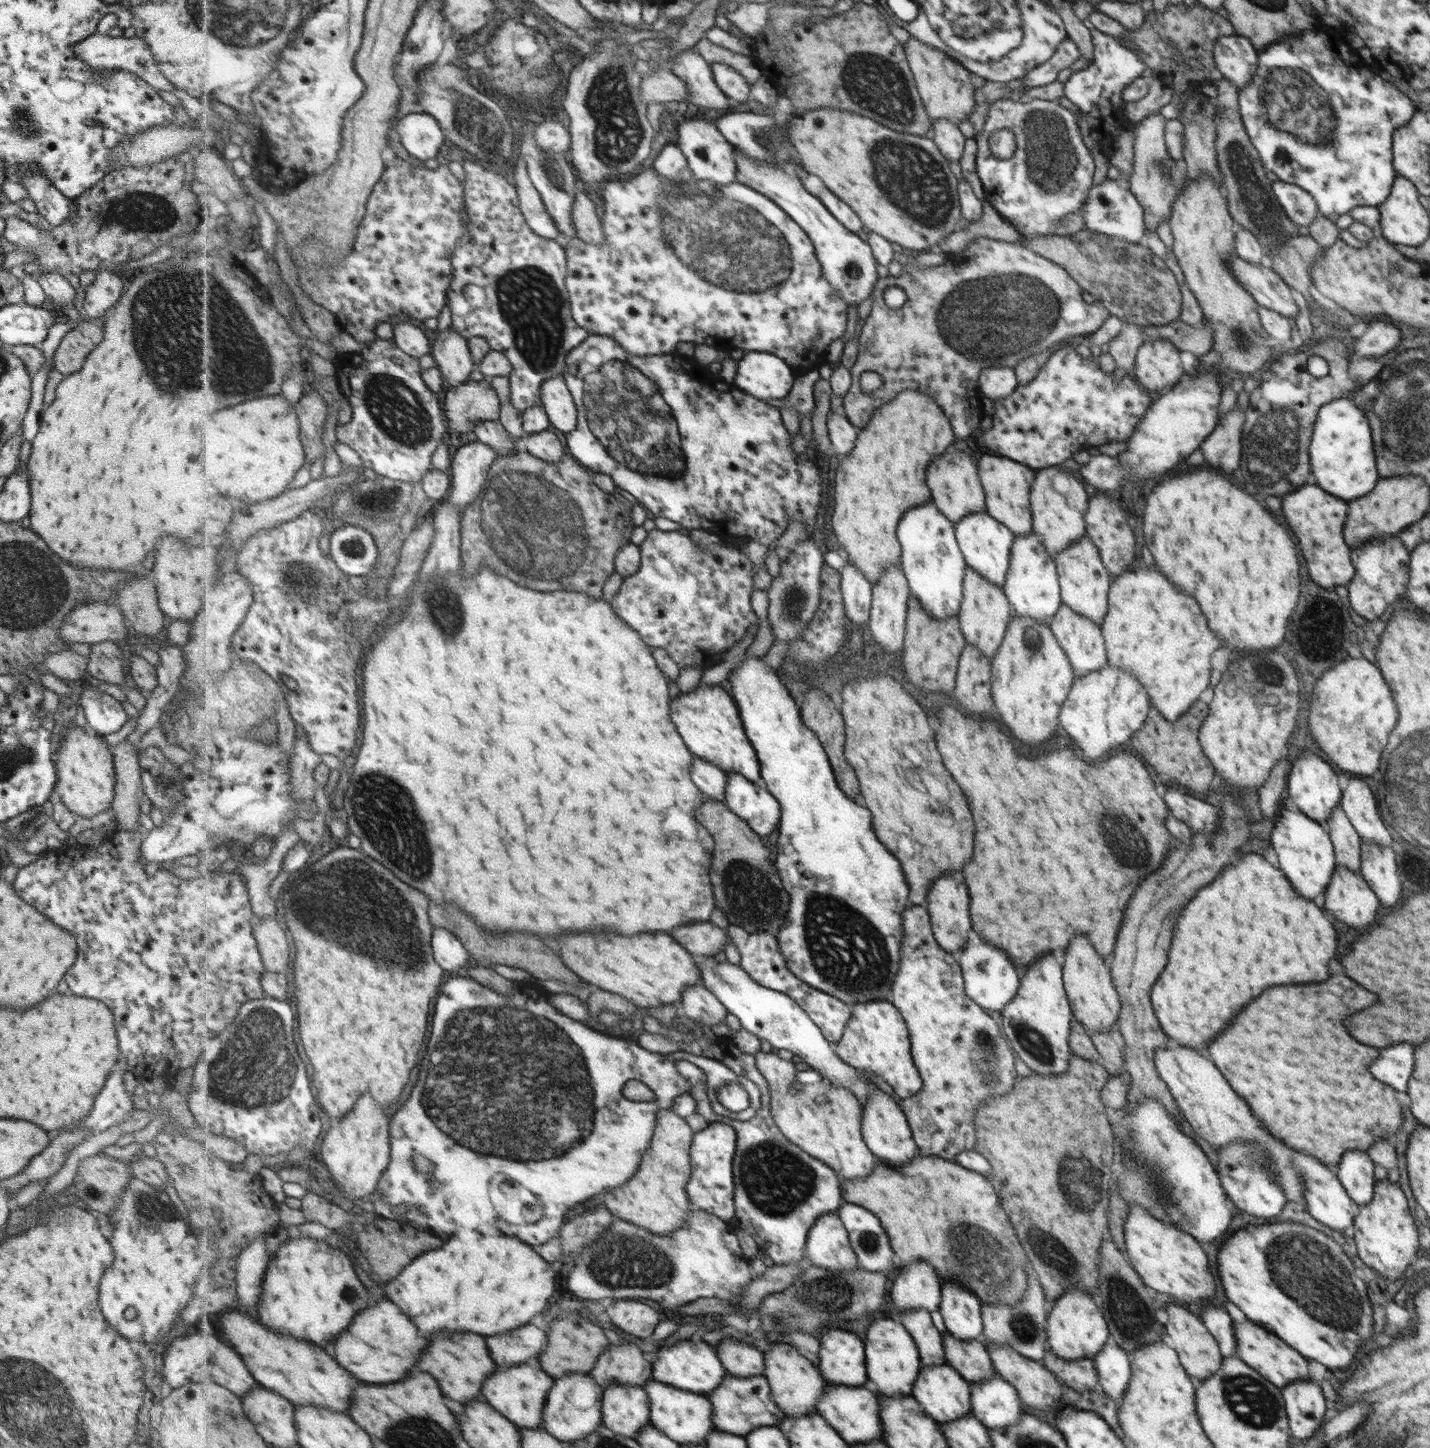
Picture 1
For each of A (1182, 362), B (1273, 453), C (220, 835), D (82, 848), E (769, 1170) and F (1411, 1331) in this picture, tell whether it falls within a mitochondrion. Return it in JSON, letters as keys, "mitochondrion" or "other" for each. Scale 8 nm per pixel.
{"A":"other","B":"mitochondrion","C":"mitochondrion","D":"other","E":"mitochondrion","F":"other"}

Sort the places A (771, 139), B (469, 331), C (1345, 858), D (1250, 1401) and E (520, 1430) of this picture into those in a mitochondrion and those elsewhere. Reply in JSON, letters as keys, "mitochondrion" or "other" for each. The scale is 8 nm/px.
{"A":"mitochondrion","B":"other","C":"other","D":"mitochondrion","E":"other"}

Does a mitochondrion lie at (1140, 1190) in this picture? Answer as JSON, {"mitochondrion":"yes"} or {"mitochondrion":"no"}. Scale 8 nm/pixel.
{"mitochondrion":"yes"}

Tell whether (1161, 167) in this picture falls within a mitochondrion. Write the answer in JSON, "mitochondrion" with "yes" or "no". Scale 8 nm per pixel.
{"mitochondrion":"yes"}

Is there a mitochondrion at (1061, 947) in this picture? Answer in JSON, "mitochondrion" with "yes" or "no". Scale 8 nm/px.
{"mitochondrion":"no"}

